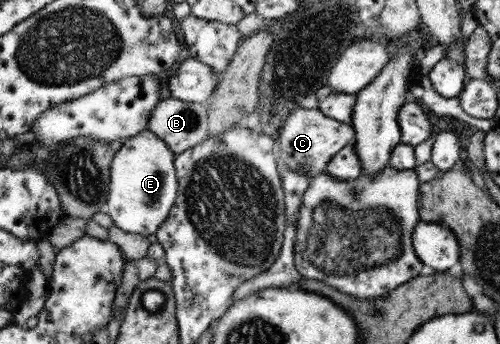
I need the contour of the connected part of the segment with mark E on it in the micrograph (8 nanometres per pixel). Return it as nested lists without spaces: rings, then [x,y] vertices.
[[[148,128],[138,135],[125,139],[110,167],[110,192],[104,210],[113,219],[113,224],[124,231],[145,235],[154,234],[158,226],[167,218],[175,204],[178,193],[178,181],[174,167],[174,152]]]

